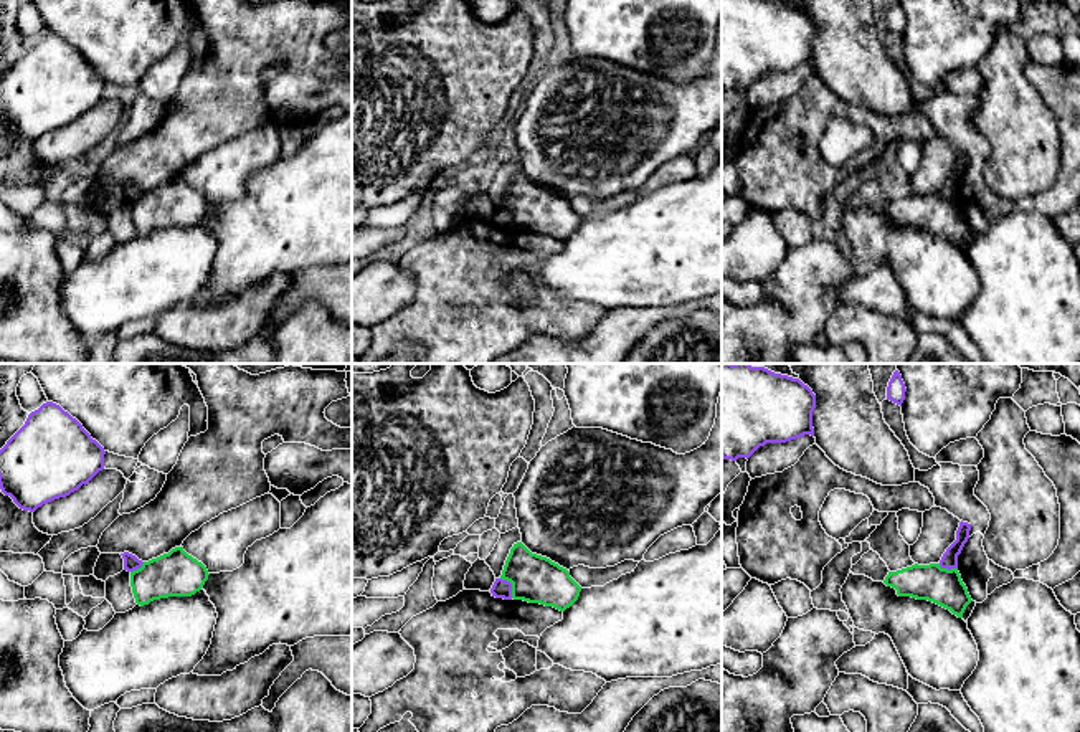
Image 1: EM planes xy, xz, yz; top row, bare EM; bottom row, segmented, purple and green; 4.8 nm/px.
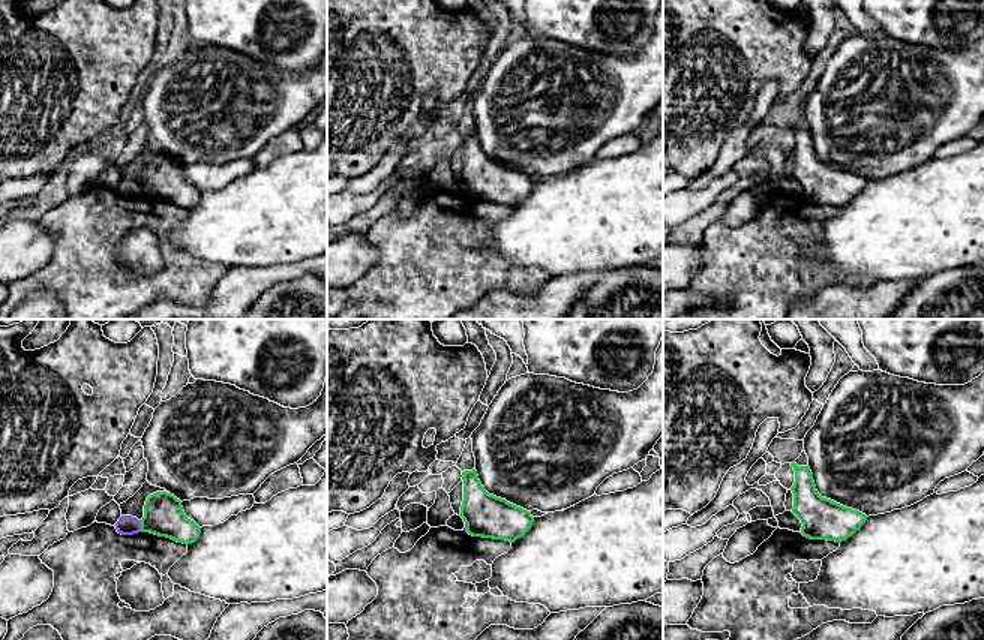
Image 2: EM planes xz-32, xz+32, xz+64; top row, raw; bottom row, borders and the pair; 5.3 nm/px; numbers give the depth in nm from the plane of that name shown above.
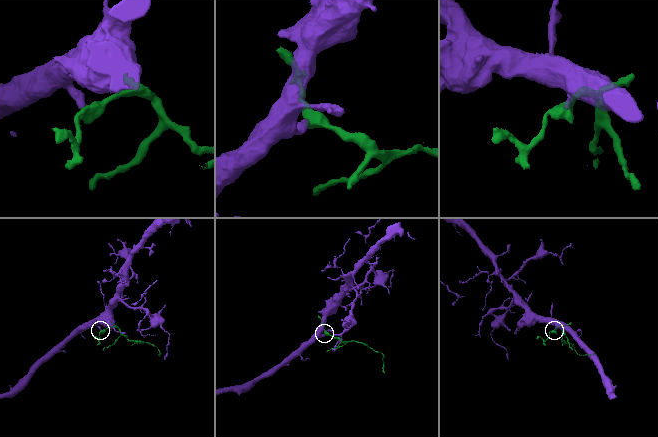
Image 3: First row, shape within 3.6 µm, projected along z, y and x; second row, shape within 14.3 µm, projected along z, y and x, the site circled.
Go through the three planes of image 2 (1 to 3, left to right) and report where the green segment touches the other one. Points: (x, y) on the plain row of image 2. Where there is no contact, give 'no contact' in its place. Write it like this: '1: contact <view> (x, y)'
1: contact xz-32 (140, 191)
2: contact xz+32 (465, 191)
3: no contact

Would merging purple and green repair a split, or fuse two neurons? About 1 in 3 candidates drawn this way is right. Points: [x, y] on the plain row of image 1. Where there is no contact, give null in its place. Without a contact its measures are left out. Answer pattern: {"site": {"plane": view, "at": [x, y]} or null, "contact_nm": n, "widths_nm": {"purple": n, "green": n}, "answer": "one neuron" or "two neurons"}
{"site": {"plane": "xz", "at": [511, 215]}, "contact_nm": 120, "widths_nm": {"purple": 90, "green": 240}, "answer": "two neurons"}

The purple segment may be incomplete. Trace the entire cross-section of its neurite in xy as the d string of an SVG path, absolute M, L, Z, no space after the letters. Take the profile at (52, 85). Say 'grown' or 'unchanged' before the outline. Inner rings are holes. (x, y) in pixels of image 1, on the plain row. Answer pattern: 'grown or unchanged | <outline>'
unchanged | M46 31L0 79L0 119L35 142L88 114L104 99L104 84L76 48Z

